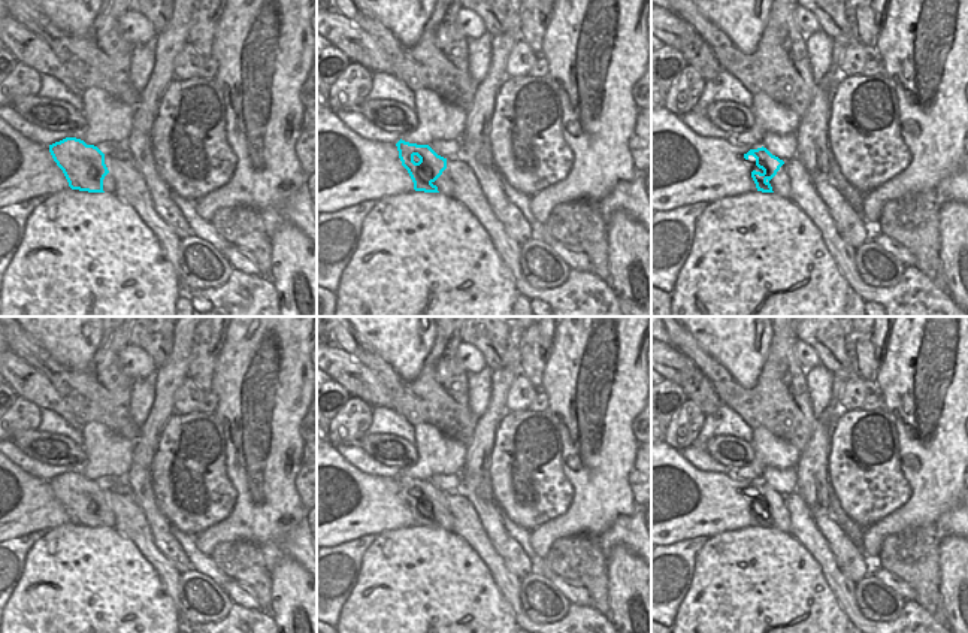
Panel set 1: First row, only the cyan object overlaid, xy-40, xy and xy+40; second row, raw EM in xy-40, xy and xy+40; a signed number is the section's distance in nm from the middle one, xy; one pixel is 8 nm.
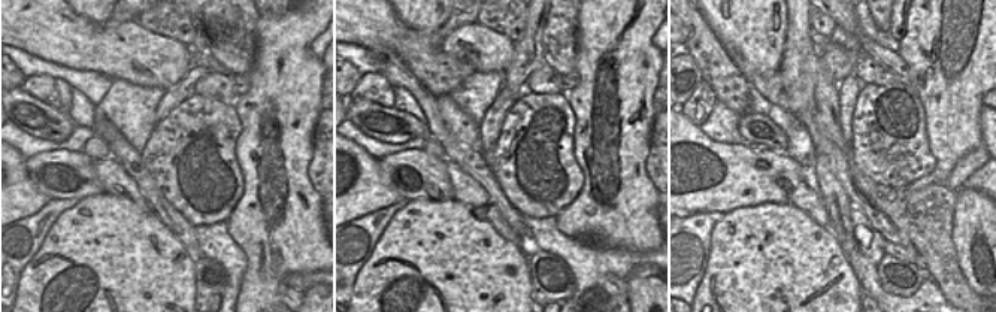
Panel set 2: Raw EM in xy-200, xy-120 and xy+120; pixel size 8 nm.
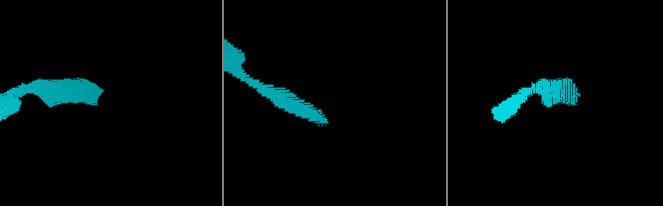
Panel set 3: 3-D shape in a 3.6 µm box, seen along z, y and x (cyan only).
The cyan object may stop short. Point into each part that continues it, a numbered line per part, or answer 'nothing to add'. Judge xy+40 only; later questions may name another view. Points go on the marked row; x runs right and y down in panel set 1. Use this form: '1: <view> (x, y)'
1: xy+40 (780, 182)

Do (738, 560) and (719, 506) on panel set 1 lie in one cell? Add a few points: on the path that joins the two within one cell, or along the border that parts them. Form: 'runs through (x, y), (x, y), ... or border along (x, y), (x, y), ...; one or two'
border along (756, 524), (717, 532), (710, 538); two

